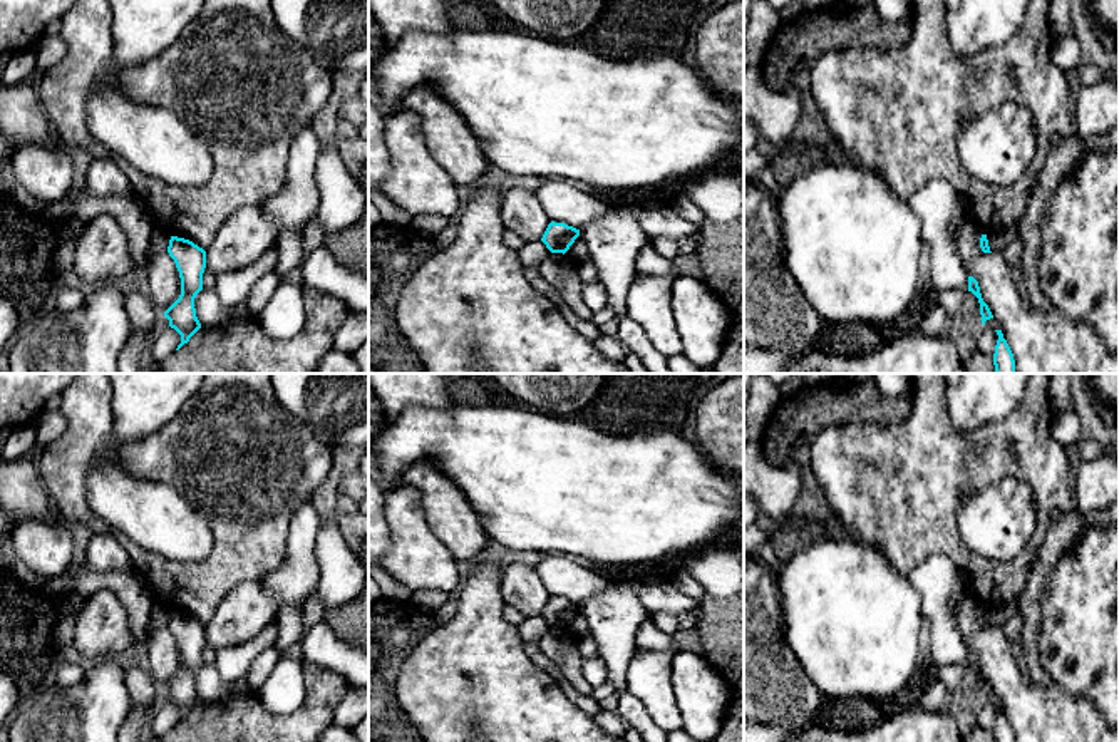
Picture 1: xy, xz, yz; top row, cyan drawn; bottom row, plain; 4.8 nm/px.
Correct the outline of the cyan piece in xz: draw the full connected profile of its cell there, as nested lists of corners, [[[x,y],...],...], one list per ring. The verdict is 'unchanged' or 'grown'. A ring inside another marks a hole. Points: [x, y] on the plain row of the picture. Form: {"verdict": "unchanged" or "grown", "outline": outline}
{"verdict": "unchanged", "outline": [[[551,596],[541,613],[551,628],[566,628],[575,615],[580,611],[580,605],[565,598]]]}

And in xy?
{"verdict": "unchanged", "outline": [[[171,611],[168,621],[181,653],[179,673],[164,687],[169,702],[181,710],[179,725],[201,703],[196,692],[194,673],[203,665],[206,626],[189,615]]]}

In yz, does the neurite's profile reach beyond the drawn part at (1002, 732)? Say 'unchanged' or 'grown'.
unchanged

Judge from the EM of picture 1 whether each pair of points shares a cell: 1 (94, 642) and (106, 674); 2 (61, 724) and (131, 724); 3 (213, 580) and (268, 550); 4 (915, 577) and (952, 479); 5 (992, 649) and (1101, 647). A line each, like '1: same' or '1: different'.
1: different
2: different
3: same
4: different
5: different

